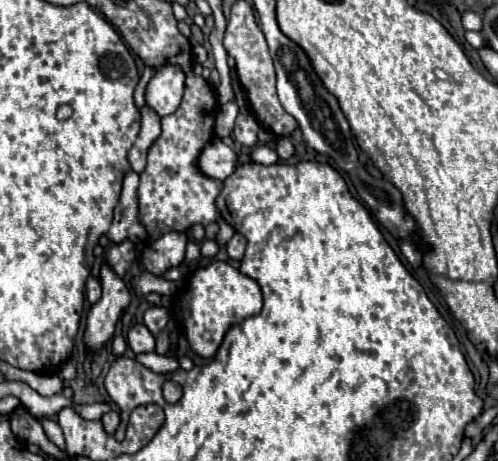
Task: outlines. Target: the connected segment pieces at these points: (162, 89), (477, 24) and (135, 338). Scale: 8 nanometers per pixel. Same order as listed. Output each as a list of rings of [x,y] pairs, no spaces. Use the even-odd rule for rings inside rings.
[[[166,66],[158,70],[146,86],[146,106],[150,106],[158,116],[172,114],[182,100],[184,74],[176,66]]]
[[[464,12],[462,14],[462,24],[464,24],[466,30],[476,30],[476,32],[482,30],[482,18],[476,12]]]
[[[136,324],[128,332],[128,346],[134,350],[134,354],[154,352],[154,336],[143,324]]]

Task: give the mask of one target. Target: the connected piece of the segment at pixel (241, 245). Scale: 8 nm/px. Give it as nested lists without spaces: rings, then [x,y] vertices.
[[[234,234],[232,236],[232,240],[226,244],[226,250],[228,250],[228,254],[230,254],[230,258],[234,258],[234,260],[240,260],[242,256],[244,256],[244,250],[246,250],[246,238],[242,236],[242,234]]]

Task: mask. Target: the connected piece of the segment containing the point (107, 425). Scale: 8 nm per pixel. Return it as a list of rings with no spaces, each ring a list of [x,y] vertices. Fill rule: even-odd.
[[[110,410],[110,412],[106,412],[106,414],[100,418],[100,422],[104,424],[104,430],[106,430],[108,434],[114,434],[114,430],[116,430],[116,426],[118,426],[118,422],[120,422],[120,416],[118,416],[114,410]]]

